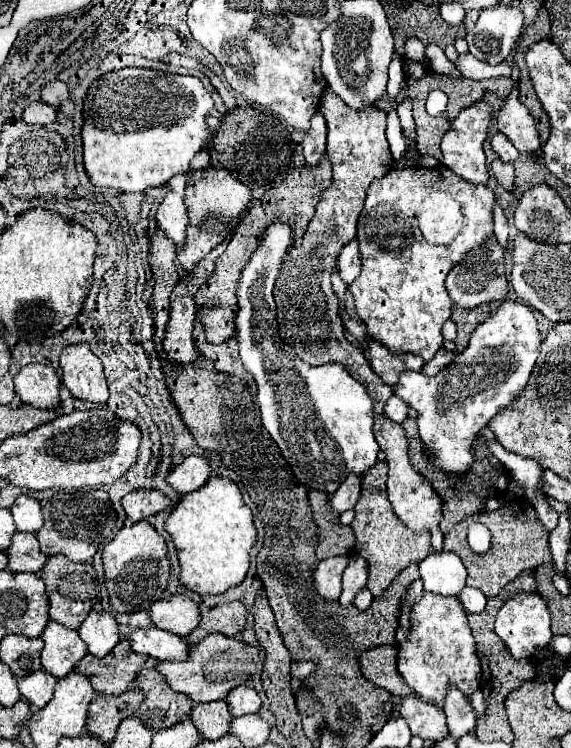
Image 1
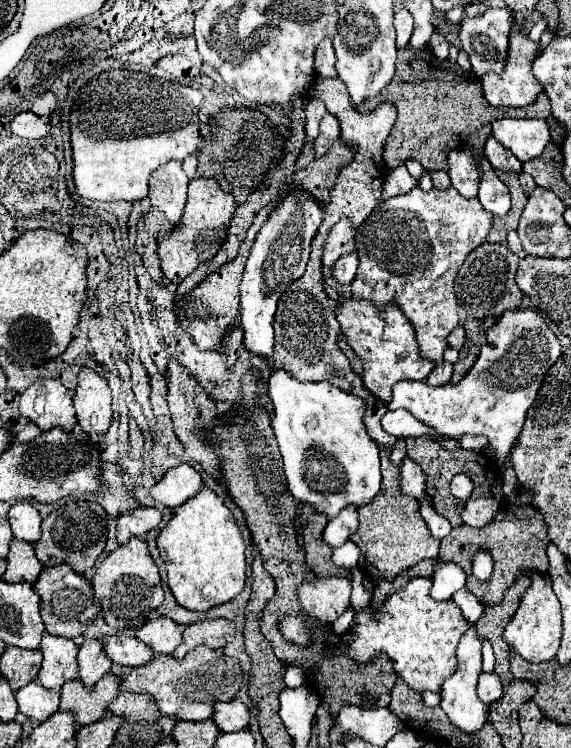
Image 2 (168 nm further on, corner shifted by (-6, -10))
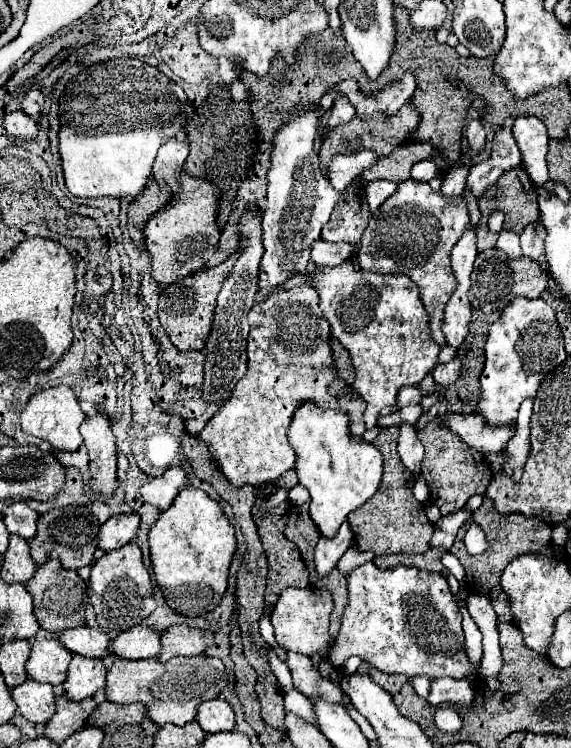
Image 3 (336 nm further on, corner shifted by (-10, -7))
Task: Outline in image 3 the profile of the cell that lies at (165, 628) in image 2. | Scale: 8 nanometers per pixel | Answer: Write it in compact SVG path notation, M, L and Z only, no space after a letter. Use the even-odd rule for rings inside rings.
M150 625L132 627L110 643L110 653L122 659L150 659L160 653L160 637L162 633Z

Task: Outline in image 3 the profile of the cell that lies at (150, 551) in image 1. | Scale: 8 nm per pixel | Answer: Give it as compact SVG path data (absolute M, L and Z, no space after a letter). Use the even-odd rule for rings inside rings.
M126 543L120 549L108 551L100 557L90 573L90 603L96 611L96 621L104 631L124 631L134 625L142 625L156 609L150 571L142 561L142 551L134 543Z

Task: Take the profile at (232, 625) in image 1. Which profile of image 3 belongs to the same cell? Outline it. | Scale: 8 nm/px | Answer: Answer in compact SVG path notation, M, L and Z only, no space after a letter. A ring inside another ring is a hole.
M172 625L162 633L162 653L160 661L168 661L178 655L200 655L214 643L216 633L204 631L188 625Z

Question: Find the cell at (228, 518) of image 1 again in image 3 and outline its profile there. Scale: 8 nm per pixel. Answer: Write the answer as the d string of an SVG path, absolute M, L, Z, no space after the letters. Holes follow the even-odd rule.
M192 485L184 487L184 489L178 493L178 497L174 499L172 507L160 513L158 521L156 521L156 523L152 525L152 529L150 529L148 539L150 539L150 557L152 557L154 577L156 577L156 583L162 587L164 597L222 597L222 595L226 593L226 587L228 587L228 575L230 575L230 563L232 563L232 557L234 557L234 553L236 553L236 531L234 531L232 523L228 521L228 517L224 515L220 503L214 501L214 499L210 499L202 489L194 489Z

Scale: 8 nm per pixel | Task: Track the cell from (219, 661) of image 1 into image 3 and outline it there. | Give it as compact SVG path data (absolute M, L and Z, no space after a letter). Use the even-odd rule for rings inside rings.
M156 657L148 661L114 659L112 667L108 669L106 699L116 703L144 703L148 707L148 717L156 725L184 725L196 719L196 705L204 703L206 699L216 699L226 685L226 665L218 657L174 657L168 663L162 663Z

